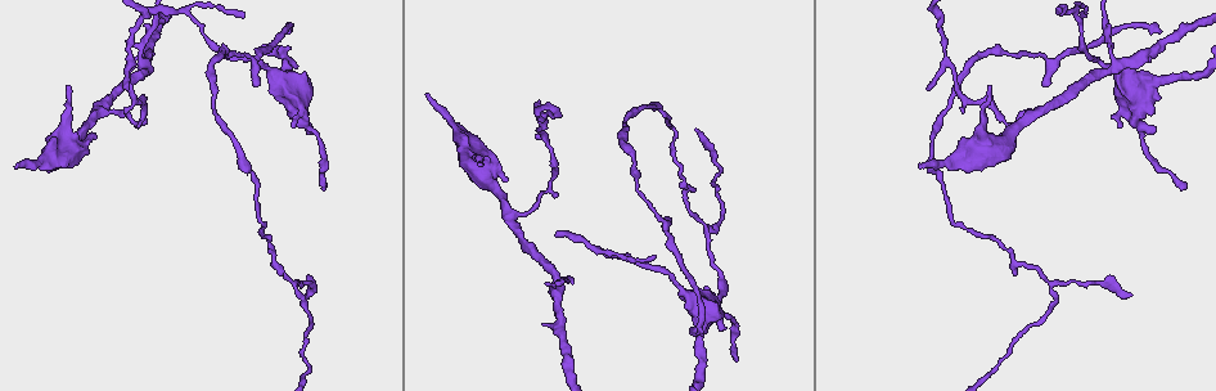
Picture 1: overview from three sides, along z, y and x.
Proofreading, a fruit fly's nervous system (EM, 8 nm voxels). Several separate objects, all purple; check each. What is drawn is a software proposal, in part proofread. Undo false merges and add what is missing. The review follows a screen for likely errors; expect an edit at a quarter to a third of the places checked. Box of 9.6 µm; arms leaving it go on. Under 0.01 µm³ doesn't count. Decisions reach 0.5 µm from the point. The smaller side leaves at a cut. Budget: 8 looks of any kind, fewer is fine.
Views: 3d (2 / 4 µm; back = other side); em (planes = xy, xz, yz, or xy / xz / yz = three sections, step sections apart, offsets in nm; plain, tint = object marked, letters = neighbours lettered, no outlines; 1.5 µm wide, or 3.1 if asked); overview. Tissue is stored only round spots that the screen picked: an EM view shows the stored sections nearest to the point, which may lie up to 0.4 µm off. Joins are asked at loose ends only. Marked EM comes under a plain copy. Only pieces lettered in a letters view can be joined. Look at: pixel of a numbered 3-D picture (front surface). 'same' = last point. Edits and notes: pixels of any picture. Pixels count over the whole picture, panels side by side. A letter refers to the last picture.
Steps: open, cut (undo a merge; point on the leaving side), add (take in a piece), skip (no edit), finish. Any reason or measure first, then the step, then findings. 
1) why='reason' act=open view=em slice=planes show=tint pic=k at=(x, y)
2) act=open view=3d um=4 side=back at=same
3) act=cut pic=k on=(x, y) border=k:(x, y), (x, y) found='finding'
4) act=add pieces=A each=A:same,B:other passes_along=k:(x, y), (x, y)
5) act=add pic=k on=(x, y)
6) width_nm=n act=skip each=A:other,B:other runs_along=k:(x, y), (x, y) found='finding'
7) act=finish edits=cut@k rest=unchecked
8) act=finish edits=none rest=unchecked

why='tapers out' act=open view=3d um=4 pic=1 at=(290, 31)

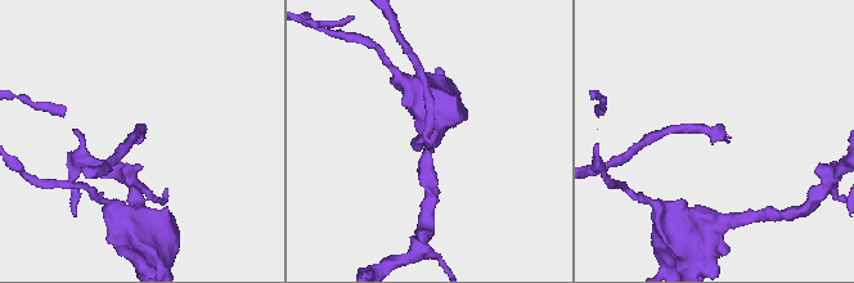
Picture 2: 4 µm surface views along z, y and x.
act=open view=em slice=xz step=8 show=letters pic=2 at=(428, 150)

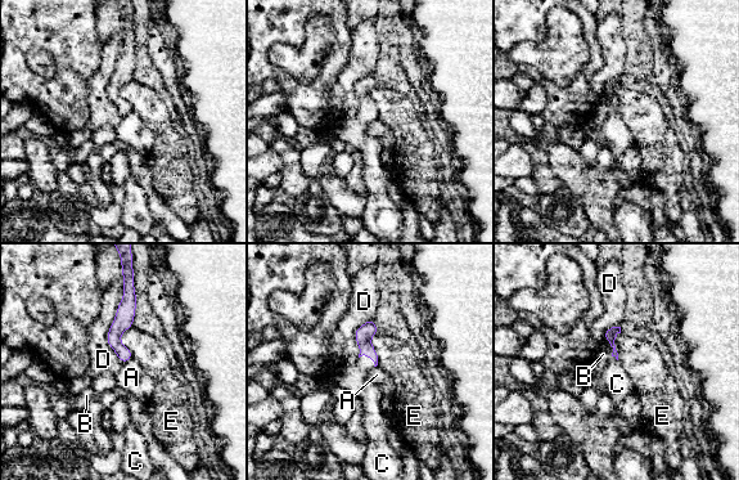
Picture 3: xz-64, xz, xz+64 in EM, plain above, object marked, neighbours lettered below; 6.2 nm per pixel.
why='cut it another way' act=open view=em slice=planes show=letters at=same

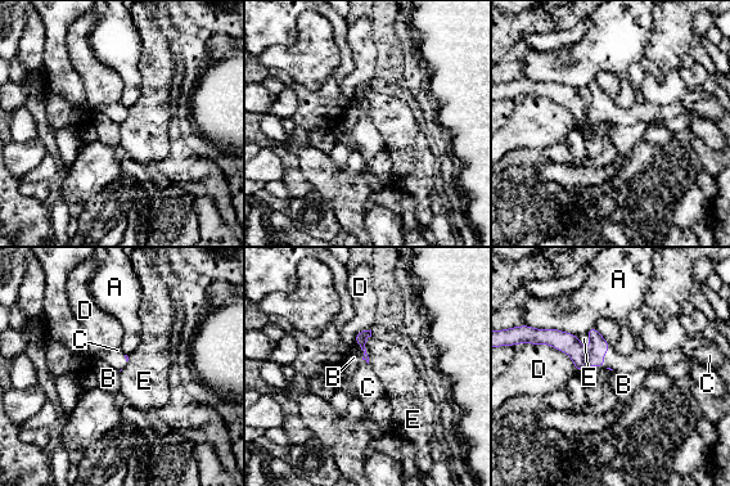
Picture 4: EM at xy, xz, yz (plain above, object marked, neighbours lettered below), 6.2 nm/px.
act=add pieces=C each=A:other,B:other,C:same,D:other,E:other passes_along=4:(569, 343), (603, 359), (639, 359) found='it goes on there'

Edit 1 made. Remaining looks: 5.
why='an open end' act=open view=em slice=planes show=letters pic=1 at=(326, 185)

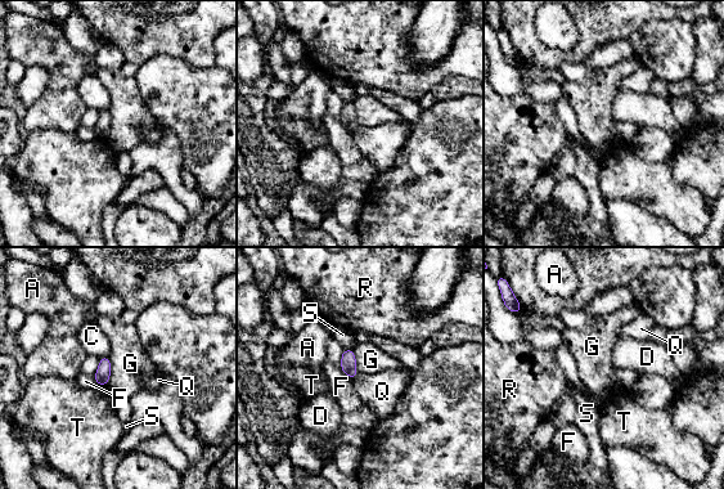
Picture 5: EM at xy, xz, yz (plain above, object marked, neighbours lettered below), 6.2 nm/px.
act=skip each=A:other,C:other,D:other,F:other,G:other,Q:other,R:other,S:other,T:other border=5:(108, 355), (111, 375), (106, 385) found='none of them fits'

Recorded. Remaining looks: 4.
why='branch stops here' act=open view=em slice=planes show=letters pic=1 at=(307, 295)

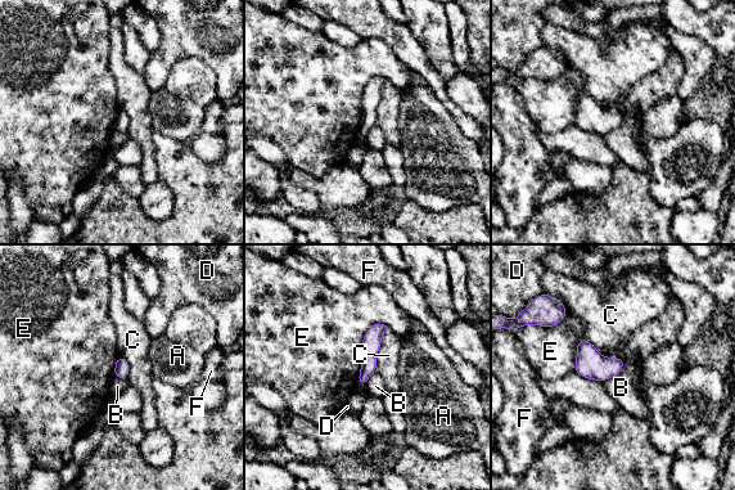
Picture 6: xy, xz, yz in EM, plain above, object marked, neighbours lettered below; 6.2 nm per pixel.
longest_contact=E:420nm act=skip each=A:other,B:other,C:other,D:other,E:other,F:other found='none of them fits'

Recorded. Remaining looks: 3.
act=finish edits=add@4 rest=unchecked

